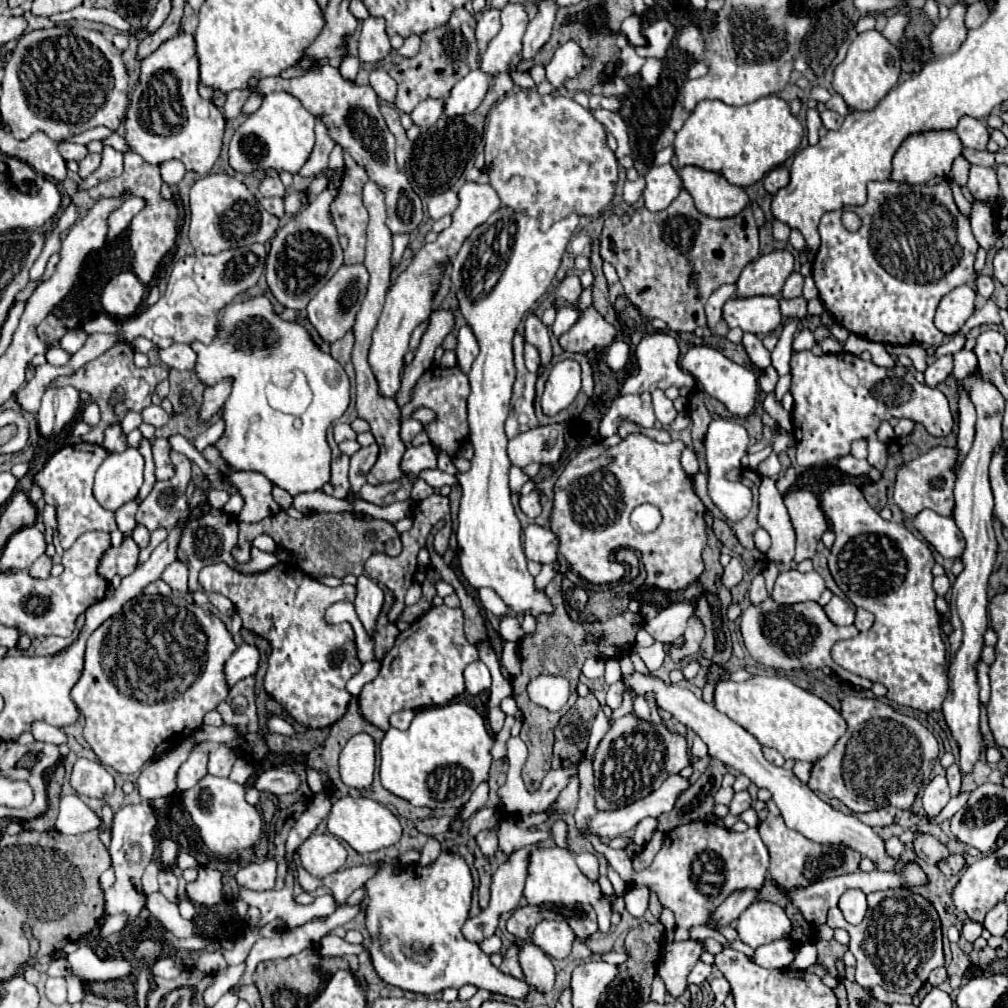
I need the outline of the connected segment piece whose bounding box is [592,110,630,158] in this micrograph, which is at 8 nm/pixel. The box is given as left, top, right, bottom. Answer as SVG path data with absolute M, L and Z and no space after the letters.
M592 110L594 118L600 120L606 130L610 134L614 134L614 138L618 140L618 150L614 152L616 158L622 158L626 154L630 154L630 146L628 146L628 134L626 134L626 126L622 122L622 118L616 114L616 112L610 112L610 110Z

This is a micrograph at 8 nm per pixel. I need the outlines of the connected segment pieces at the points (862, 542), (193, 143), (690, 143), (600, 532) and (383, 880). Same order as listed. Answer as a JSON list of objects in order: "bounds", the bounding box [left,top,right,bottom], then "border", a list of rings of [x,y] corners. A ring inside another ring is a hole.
[{"bounds":[822,484,946,714],"border":[[[838,484],[830,486],[822,494],[822,510],[832,522],[832,530],[836,534],[836,542],[828,556],[830,572],[840,586],[840,590],[850,598],[850,602],[858,608],[864,608],[868,612],[874,612],[876,620],[874,626],[850,640],[840,640],[832,648],[832,660],[842,666],[844,670],[858,674],[868,680],[876,680],[886,686],[886,698],[892,702],[898,702],[902,706],[910,706],[914,710],[920,710],[924,714],[940,712],[942,700],[946,698],[946,646],[942,642],[942,630],[940,630],[940,614],[934,608],[936,592],[932,588],[932,566],[934,558],[928,548],[928,544],[920,542],[908,528],[886,522],[880,518],[876,510],[870,508],[870,504],[864,500],[858,486],[852,484]]]},{"bounds":[126,30,224,176],"border":[[[182,30],[142,60],[140,80],[126,112],[126,140],[132,152],[148,164],[180,160],[188,172],[204,176],[212,170],[222,150],[224,114],[212,102],[200,98],[198,66],[194,36]]]},{"bounds":[674,94,804,186],"border":[[[776,94],[758,98],[756,102],[744,104],[744,106],[726,106],[720,100],[702,100],[694,108],[694,112],[688,116],[682,130],[676,132],[674,150],[676,150],[678,166],[692,164],[692,166],[698,166],[704,170],[720,172],[730,184],[750,186],[750,184],[758,182],[760,178],[764,178],[772,168],[784,164],[798,150],[798,146],[802,142],[802,132],[804,132],[802,124],[790,112],[788,102]]]},{"bounds":[552,434,706,590],"border":[[[630,434],[614,448],[602,448],[594,444],[582,450],[576,458],[572,458],[562,476],[554,486],[554,500],[552,500],[552,532],[560,538],[560,556],[564,556],[572,570],[578,572],[583,579],[595,585],[610,584],[620,580],[626,572],[626,566],[614,558],[614,553],[620,548],[630,548],[640,554],[640,560],[648,572],[646,586],[658,588],[680,588],[684,590],[688,584],[698,580],[704,570],[702,564],[702,548],[706,544],[706,522],[704,522],[704,504],[694,492],[690,476],[684,472],[680,464],[680,454],[684,450],[682,440],[672,440],[670,444],[658,444],[642,434]],[[640,504],[654,504],[662,512],[660,526],[650,532],[642,534],[632,528],[630,514]]]},{"bounds":[366,852,534,1000],"border":[[[442,852],[430,868],[408,864],[400,874],[392,874],[392,864],[386,864],[368,880],[366,928],[372,936],[368,950],[378,976],[392,986],[426,996],[472,984],[492,994],[524,1000],[534,988],[492,966],[480,946],[468,942],[460,932],[470,912],[472,888],[470,868],[452,852]]]}]

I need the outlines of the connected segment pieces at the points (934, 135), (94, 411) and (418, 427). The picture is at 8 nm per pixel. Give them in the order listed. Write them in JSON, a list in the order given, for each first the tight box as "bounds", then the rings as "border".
[{"bounds":[892,130,962,184],"border":[[[928,130],[910,134],[894,154],[894,170],[892,178],[896,182],[908,184],[924,184],[932,176],[950,176],[950,168],[954,158],[962,152],[962,142],[958,140],[954,130]]]},{"bounds":[82,402,100,426],"border":[[[94,402],[86,404],[84,410],[82,410],[82,420],[88,424],[88,426],[96,426],[100,422],[100,410]]]},{"bounds":[400,418,424,444],"border":[[[406,418],[406,420],[402,422],[402,428],[400,428],[402,442],[404,442],[404,444],[410,444],[410,440],[412,440],[418,432],[422,432],[422,430],[424,430],[424,426],[422,426],[418,420],[414,420],[414,418]]]}]

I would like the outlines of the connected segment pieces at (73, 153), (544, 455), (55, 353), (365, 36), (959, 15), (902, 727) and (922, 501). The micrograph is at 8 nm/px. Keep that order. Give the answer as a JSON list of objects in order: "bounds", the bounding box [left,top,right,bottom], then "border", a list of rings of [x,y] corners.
[{"bounds":[58,144,88,162],"border":[[[58,144],[58,150],[64,160],[74,160],[74,162],[80,162],[88,154],[88,148],[82,144]]]},{"bounds":[508,424,564,466],"border":[[[564,424],[538,426],[510,440],[508,456],[514,466],[528,466],[530,462],[552,464],[558,462],[564,450]]]},{"bounds":[46,348,70,366],"border":[[[52,348],[46,352],[46,360],[52,366],[64,366],[70,360],[70,354],[66,354],[62,348]]]},{"bounds":[358,18,390,64],"border":[[[366,18],[362,22],[360,38],[358,38],[358,52],[360,60],[368,64],[376,64],[384,60],[390,52],[390,42],[384,32],[384,20],[382,18]]]},{"bounds":[930,2,968,54],"border":[[[958,2],[950,8],[950,14],[946,20],[940,20],[934,28],[934,32],[930,34],[930,42],[932,42],[932,54],[954,54],[966,40],[968,28],[964,24],[964,16],[966,16],[966,4]]]},{"bounds":[808,696,938,814],"border":[[[846,696],[840,702],[840,714],[848,724],[848,730],[822,760],[816,760],[812,764],[812,774],[810,774],[808,786],[814,792],[820,792],[828,798],[842,800],[856,814],[870,812],[870,810],[876,810],[882,806],[896,806],[896,808],[908,810],[914,802],[918,788],[924,784],[924,780],[932,772],[934,760],[938,756],[936,738],[916,718],[904,716],[904,714],[896,712],[894,708],[882,704],[880,700]]]},{"bounds":[894,448,956,516],"border":[[[932,448],[930,452],[918,456],[916,460],[906,462],[896,476],[894,486],[894,502],[906,516],[914,516],[924,508],[932,508],[940,516],[952,516],[954,510],[954,462],[956,462],[956,448]]]}]

